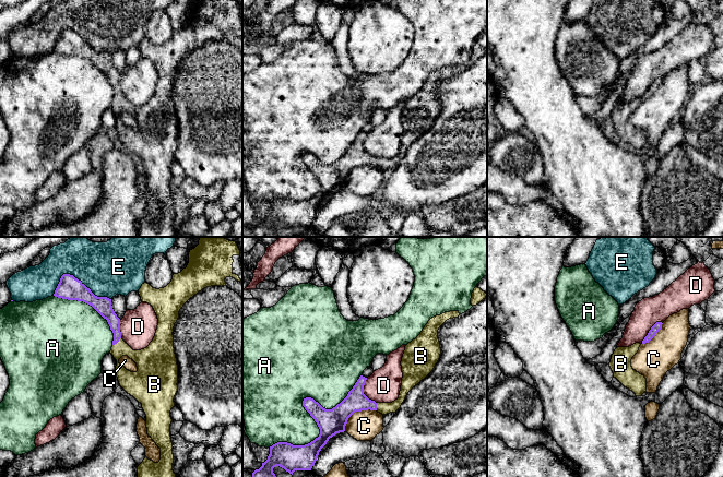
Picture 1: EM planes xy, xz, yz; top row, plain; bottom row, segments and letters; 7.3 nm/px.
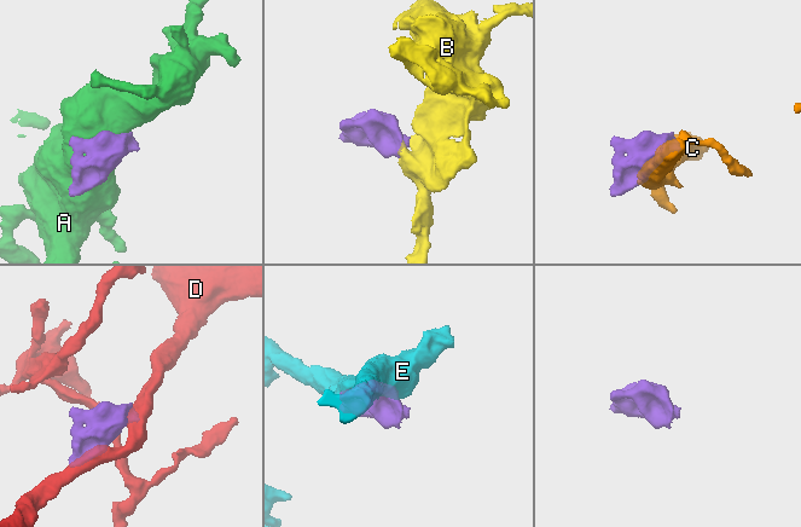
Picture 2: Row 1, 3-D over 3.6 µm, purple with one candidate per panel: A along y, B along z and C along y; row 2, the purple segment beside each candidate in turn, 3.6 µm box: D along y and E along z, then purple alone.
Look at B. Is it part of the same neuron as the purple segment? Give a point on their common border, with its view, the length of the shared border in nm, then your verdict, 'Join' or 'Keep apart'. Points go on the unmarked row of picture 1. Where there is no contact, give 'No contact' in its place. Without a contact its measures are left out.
Touches purple at xy (117, 97). Shared border 90 nm. Join

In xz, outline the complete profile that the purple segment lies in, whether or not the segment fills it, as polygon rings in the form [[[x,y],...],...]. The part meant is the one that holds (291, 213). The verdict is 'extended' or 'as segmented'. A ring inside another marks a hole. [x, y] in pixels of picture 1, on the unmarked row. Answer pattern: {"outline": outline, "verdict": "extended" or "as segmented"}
{"outline": [[[450,67],[431,73],[423,84],[420,90],[405,102],[405,106],[401,117],[403,128],[402,141],[399,154],[394,157],[376,158],[375,156],[369,155],[364,150],[364,141],[366,139],[367,133],[363,131],[359,132],[353,144],[348,147],[347,152],[332,165],[323,164],[318,157],[316,157],[311,153],[304,154],[303,162],[317,178],[320,184],[319,192],[305,201],[293,201],[287,198],[277,198],[270,202],[270,210],[268,212],[268,215],[264,218],[262,218],[262,222],[259,225],[256,225],[252,228],[252,237],[278,237],[275,229],[273,228],[273,224],[276,222],[284,224],[292,230],[295,226],[311,226],[321,204],[327,200],[330,193],[332,193],[336,189],[345,187],[347,176],[355,167],[370,165],[377,166],[382,170],[395,168],[401,163],[407,148],[422,135],[424,135],[428,130],[430,130],[436,119],[438,118],[441,109],[440,97],[438,94],[439,83],[447,75],[458,73],[459,71],[459,67]]], "verdict": "extended"}

